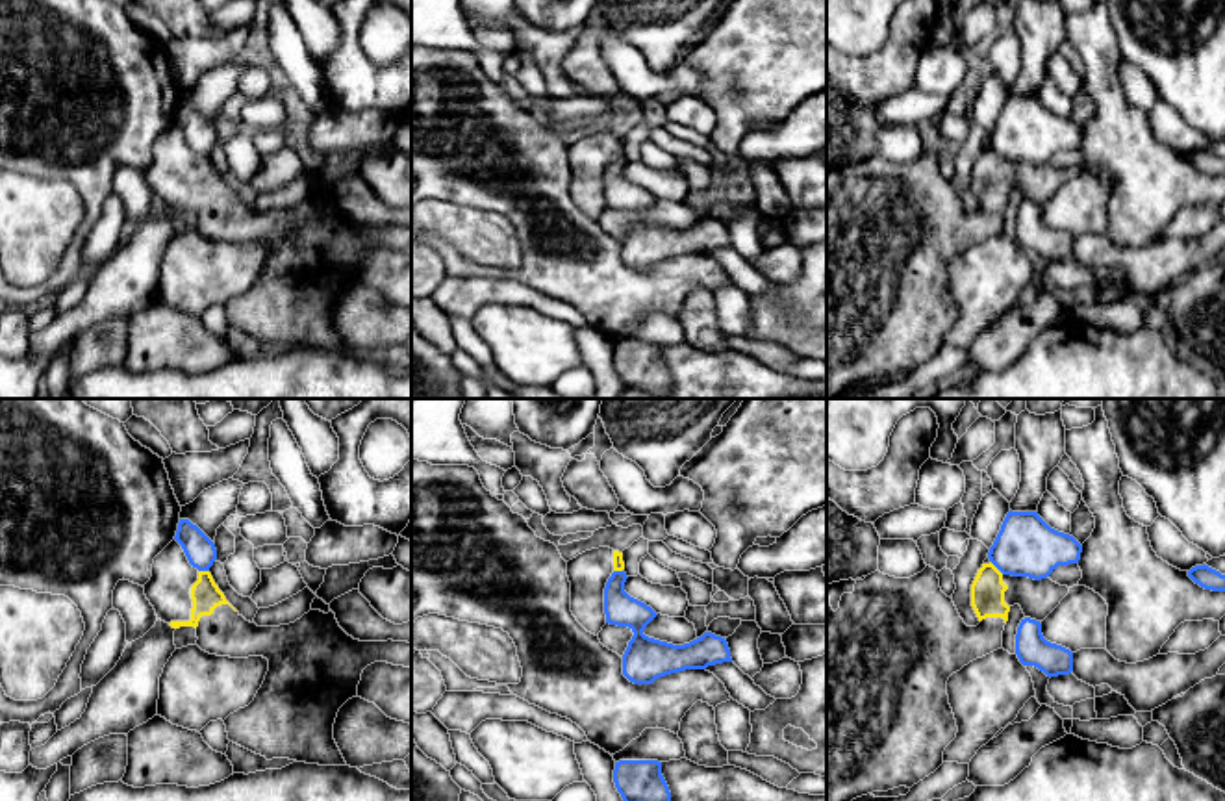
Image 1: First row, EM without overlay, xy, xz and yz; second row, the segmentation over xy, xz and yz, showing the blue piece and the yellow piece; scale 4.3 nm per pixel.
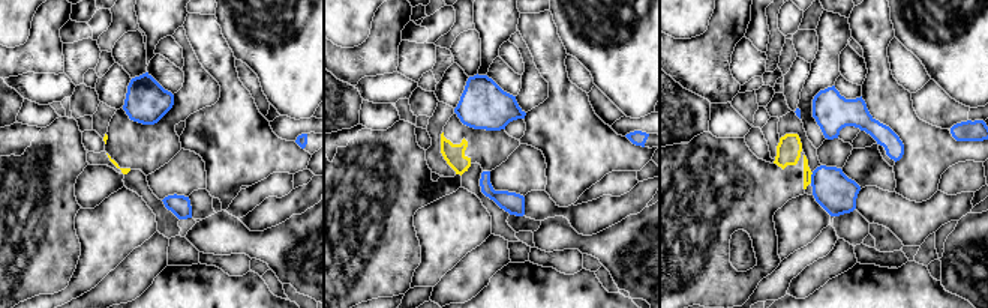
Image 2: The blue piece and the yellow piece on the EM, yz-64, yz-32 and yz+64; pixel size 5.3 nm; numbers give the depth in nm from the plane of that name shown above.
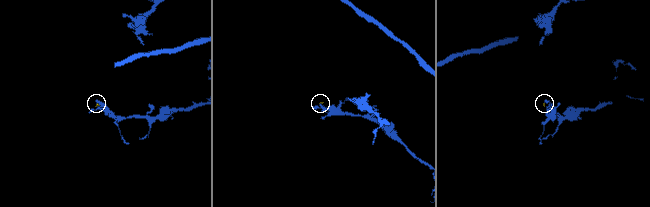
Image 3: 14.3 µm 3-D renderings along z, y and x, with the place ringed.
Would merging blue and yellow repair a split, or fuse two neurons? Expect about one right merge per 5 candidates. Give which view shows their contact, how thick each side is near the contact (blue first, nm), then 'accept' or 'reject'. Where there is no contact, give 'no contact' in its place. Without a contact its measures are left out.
contact in yz; calibres 260 and 140 nm; reject

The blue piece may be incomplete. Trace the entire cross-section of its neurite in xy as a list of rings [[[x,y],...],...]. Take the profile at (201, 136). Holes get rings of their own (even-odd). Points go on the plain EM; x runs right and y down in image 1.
[[[180,104],[174,124],[182,130],[189,148],[198,156],[209,156],[217,145],[215,128],[189,104]]]

